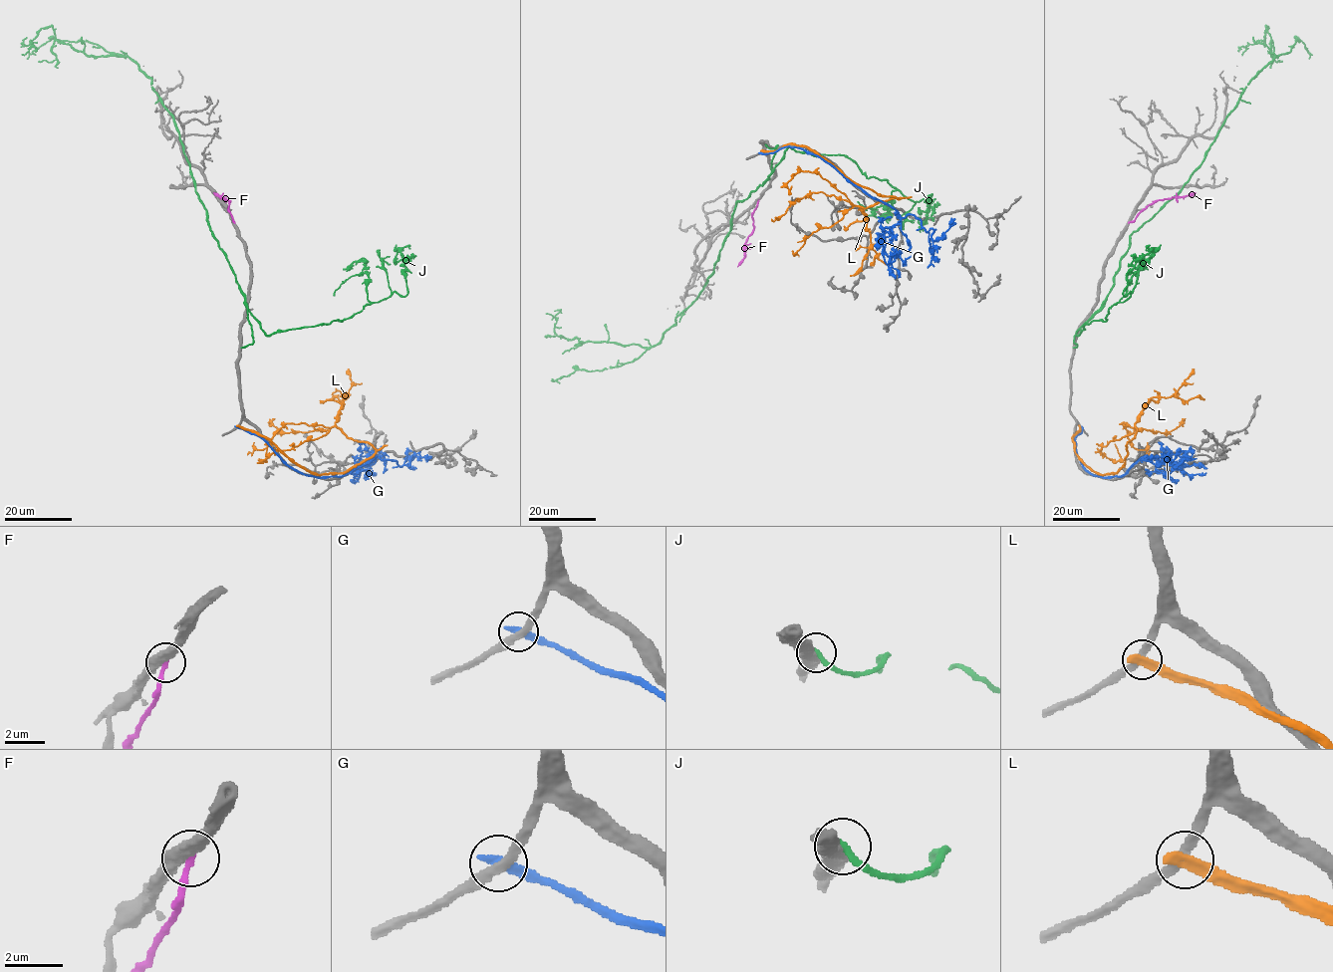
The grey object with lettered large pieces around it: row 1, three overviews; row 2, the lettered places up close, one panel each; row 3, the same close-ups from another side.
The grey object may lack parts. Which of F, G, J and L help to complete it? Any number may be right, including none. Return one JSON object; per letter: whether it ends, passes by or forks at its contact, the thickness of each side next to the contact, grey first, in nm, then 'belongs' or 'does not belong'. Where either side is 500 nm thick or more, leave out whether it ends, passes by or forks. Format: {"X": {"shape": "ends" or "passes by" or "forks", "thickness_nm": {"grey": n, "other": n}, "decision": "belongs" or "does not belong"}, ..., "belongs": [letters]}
{"F": {"thickness_nm": {"grey": 500, "other": 240}, "decision": "does not belong"}, "G": {"shape": "ends", "thickness_nm": {"grey": 260, "other": 300}, "decision": "does not belong"}, "J": {"thickness_nm": {"grey": 500, "other": 240}, "decision": "does not belong"}, "L": {"shape": "ends", "thickness_nm": {"grey": 240, "other": 360}, "decision": "does not belong"}, "belongs": []}

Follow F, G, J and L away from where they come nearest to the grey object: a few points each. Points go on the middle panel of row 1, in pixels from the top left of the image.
F: (758, 200), (752, 213), (753, 232), (744, 245), (744, 257), (737, 266)
G: (760, 153), (799, 147), (814, 153), (902, 217), (915, 215), (925, 229), (933, 230), (934, 241), (951, 217)
J: (765, 144), (776, 145), (769, 177), (738, 201), (713, 271), (657, 344), (559, 337), (554, 311)
L: (763, 150), (806, 145), (855, 183), (900, 198), (854, 206), (813, 172), (798, 171), (792, 185)

